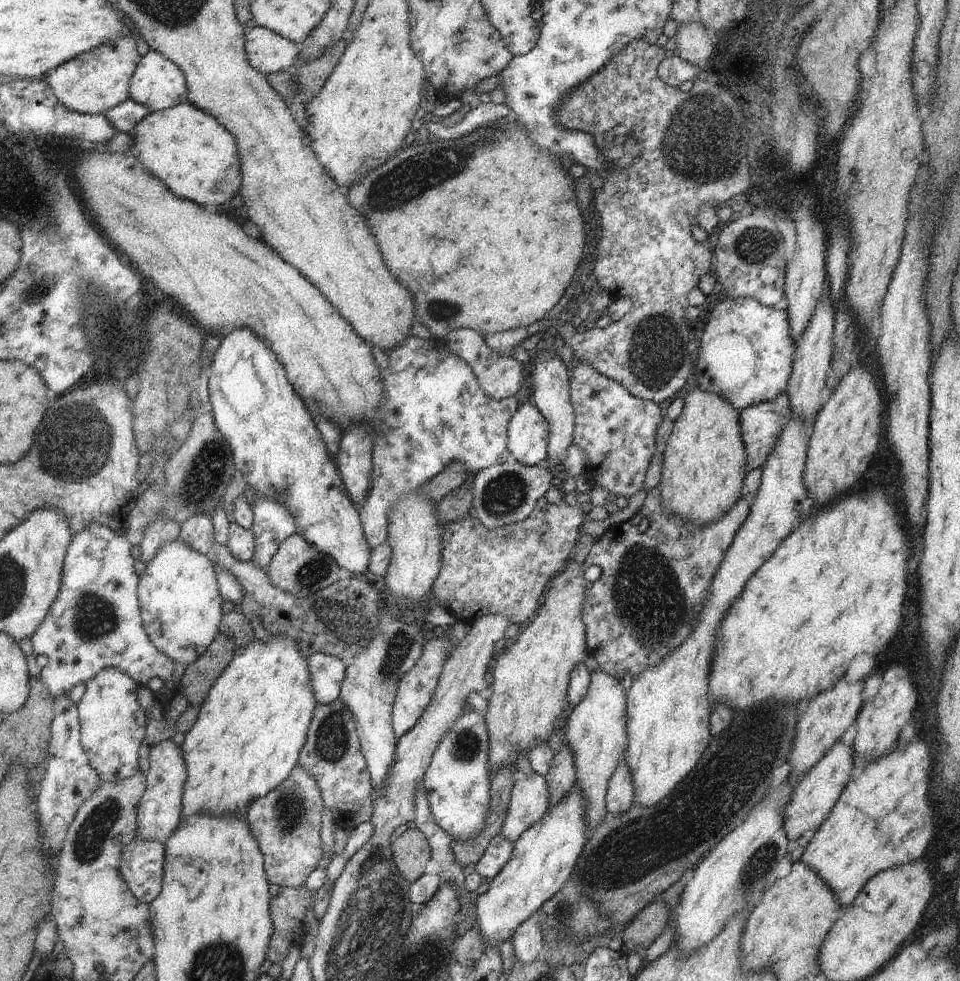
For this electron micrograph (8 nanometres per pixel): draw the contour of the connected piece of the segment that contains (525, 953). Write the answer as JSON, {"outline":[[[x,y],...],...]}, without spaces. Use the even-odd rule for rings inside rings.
{"outline":[[[539,912],[534,913],[513,932],[511,941],[517,960],[522,964],[534,962],[546,939],[540,930]]]}

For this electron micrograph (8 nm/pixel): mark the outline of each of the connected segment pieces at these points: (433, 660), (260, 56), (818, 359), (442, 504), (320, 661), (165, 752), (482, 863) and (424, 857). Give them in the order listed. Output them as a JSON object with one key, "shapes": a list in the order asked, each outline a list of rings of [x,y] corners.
{"shapes":[[[[436,638],[430,642],[427,640],[416,666],[413,666],[398,683],[392,713],[392,726],[397,739],[403,737],[420,720],[423,712],[430,704],[438,686],[438,678],[442,674],[442,666],[448,660],[450,648],[452,648],[452,644],[444,638]]],[[[260,25],[245,33],[248,64],[264,76],[286,72],[298,60],[298,45]]],[[[829,289],[827,294],[820,300],[814,309],[812,318],[802,333],[802,336],[796,341],[796,351],[793,354],[792,370],[787,380],[785,393],[789,398],[789,407],[792,415],[810,421],[821,409],[822,388],[826,386],[825,379],[831,368],[830,359],[832,358],[832,336],[834,336],[834,311],[831,307]]],[[[471,478],[462,483],[456,492],[452,491],[443,496],[437,504],[437,517],[443,522],[443,526],[468,516],[472,503],[473,490]]],[[[316,653],[307,658],[311,691],[318,705],[333,703],[340,696],[345,675],[344,661],[326,653]]],[[[163,738],[149,748],[146,788],[137,806],[137,829],[140,839],[166,844],[182,820],[182,795],[187,775],[179,740]]],[[[496,835],[485,848],[484,854],[475,864],[475,871],[484,881],[490,882],[507,863],[512,856],[513,844],[504,838],[504,835]]],[[[408,829],[392,844],[393,861],[402,876],[413,883],[424,875],[424,868],[431,859],[431,848],[418,829]]]]}

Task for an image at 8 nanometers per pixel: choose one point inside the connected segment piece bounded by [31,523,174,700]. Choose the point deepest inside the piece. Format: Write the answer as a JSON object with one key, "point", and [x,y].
{"point":[95,623]}

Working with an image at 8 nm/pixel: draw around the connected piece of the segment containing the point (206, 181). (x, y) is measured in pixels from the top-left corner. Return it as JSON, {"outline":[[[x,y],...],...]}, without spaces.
{"outline":[[[186,102],[169,109],[153,111],[146,116],[144,120],[141,120],[135,126],[135,129],[128,132],[128,134],[130,138],[132,138],[132,147],[130,147],[129,151],[133,154],[133,157],[136,157],[141,162],[141,166],[144,165],[144,168],[146,168],[152,176],[156,176],[156,178],[164,182],[176,196],[188,198],[188,200],[192,200],[192,202],[196,202],[196,204],[200,204],[200,206],[212,206],[212,204],[214,204],[214,206],[222,206],[222,204],[230,202],[234,196],[239,194],[241,190],[241,162],[239,161],[239,152],[234,135],[230,134],[230,131],[226,130],[212,115],[206,114],[203,110],[196,108],[194,105]]]}

